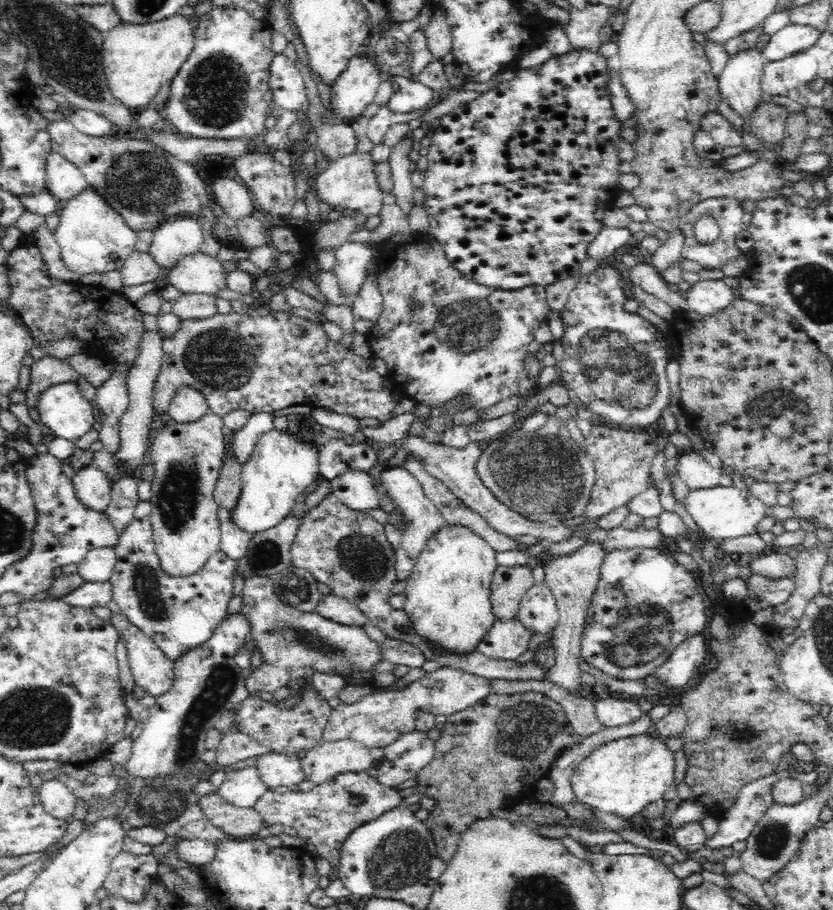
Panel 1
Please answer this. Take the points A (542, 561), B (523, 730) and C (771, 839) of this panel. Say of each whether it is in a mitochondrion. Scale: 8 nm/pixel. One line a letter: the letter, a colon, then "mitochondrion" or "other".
A: other
B: mitochondrion
C: mitochondrion

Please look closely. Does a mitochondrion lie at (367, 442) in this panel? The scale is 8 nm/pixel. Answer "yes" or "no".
no

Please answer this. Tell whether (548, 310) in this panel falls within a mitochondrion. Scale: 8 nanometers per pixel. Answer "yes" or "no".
no

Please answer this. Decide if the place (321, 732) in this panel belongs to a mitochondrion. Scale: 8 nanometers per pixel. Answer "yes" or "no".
no

